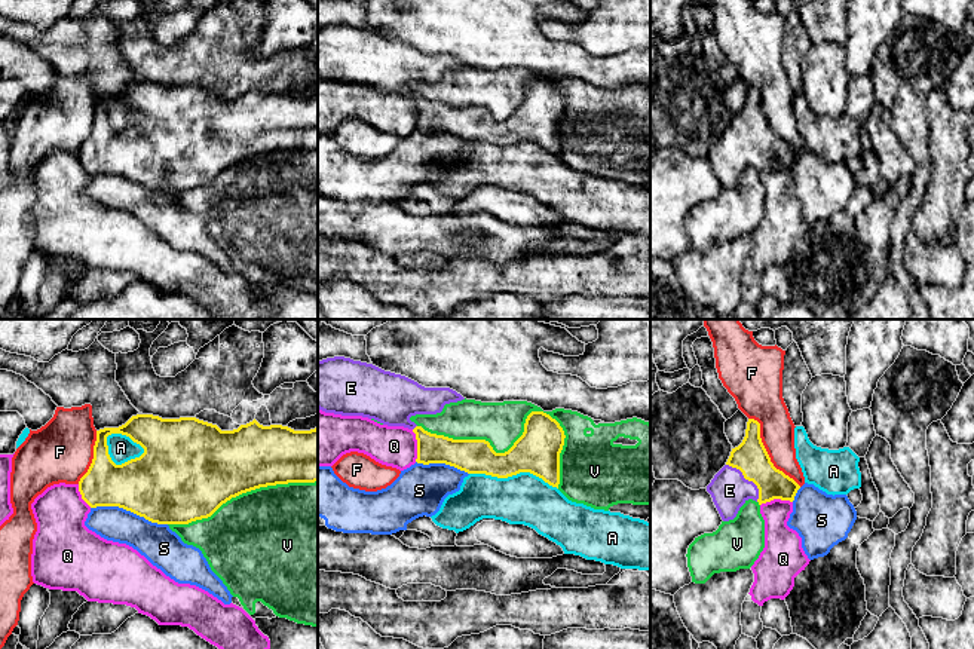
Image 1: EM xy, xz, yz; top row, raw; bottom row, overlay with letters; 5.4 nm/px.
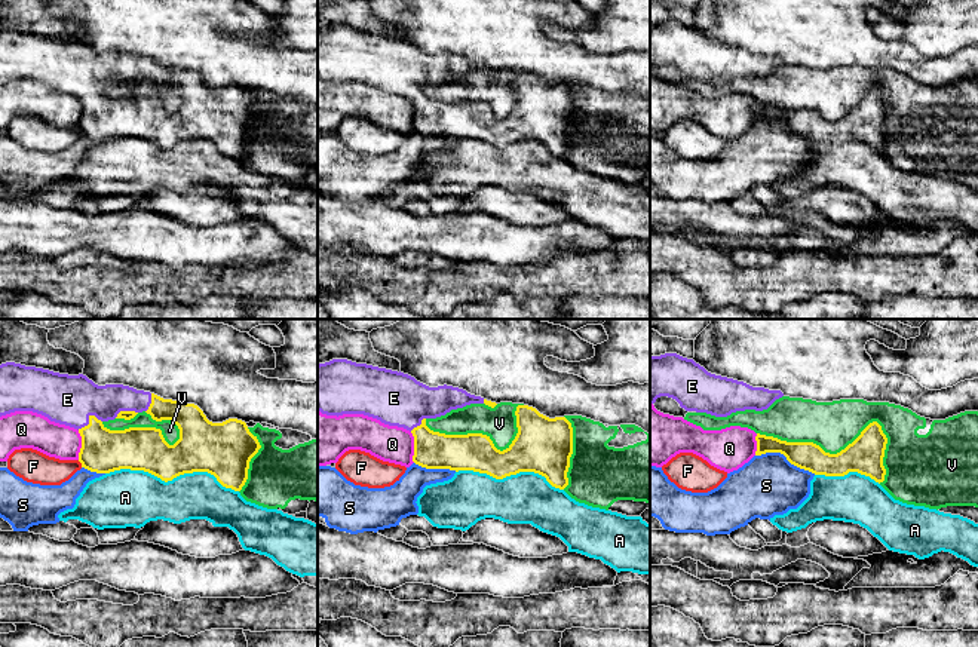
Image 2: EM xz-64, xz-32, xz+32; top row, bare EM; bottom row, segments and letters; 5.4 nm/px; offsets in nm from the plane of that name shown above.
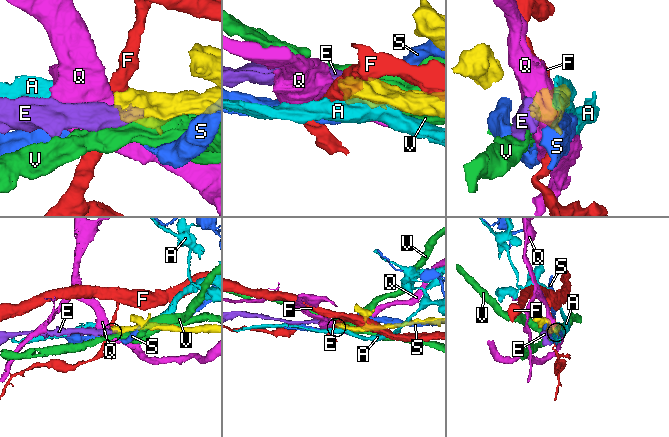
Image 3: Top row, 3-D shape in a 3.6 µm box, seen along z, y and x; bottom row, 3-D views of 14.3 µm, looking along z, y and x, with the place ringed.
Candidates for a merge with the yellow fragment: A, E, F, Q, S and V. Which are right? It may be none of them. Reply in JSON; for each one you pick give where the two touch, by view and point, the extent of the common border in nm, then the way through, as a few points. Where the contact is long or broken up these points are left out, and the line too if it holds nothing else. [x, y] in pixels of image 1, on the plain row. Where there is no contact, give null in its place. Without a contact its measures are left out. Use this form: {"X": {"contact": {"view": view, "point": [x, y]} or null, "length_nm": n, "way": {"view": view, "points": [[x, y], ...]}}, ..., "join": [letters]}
{"E": {"contact": {"view": "yz", "point": [749, 147]}, "length_nm": 260}, "join": ["E"]}

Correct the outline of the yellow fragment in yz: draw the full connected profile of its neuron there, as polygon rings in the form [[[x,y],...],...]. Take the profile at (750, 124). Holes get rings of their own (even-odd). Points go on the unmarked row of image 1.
[[[748,86],[742,110],[732,116],[726,132],[707,153],[707,159],[711,162],[723,189],[733,187],[739,175],[748,166],[756,168],[759,172],[774,166],[793,169],[799,156],[800,153],[793,146],[777,137],[771,129],[771,125],[760,105],[760,91],[754,86]]]

